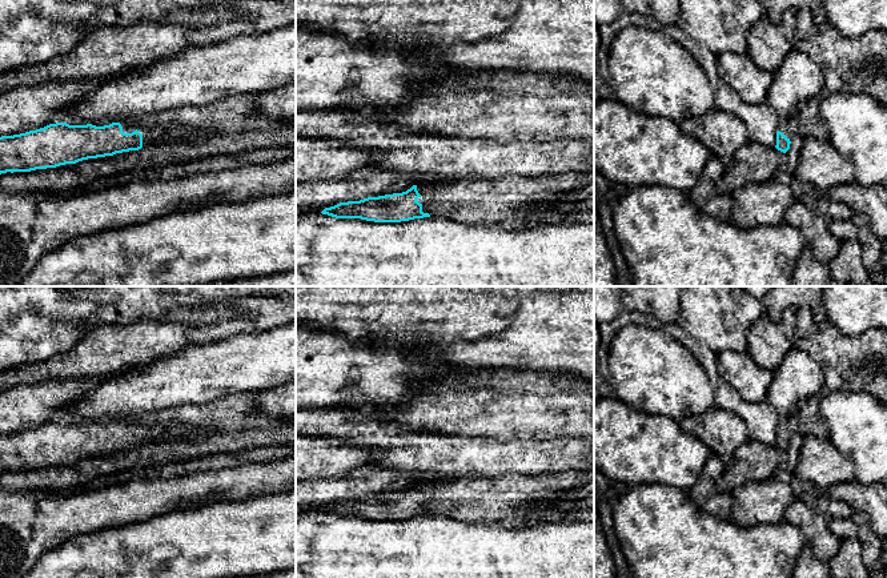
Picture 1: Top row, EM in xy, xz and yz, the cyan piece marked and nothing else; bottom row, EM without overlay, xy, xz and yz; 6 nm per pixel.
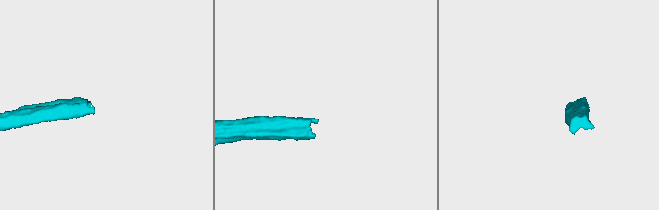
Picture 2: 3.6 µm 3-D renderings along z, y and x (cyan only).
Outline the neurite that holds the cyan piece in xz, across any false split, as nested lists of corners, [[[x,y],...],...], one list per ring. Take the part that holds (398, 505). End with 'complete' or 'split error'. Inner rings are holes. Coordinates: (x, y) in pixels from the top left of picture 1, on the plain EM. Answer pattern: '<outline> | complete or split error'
[[[567,470],[558,474],[479,474],[461,475],[447,473],[422,473],[424,477],[402,491],[368,495],[360,499],[340,501],[321,511],[336,517],[361,517],[374,521],[401,521],[424,515],[446,515],[461,522],[571,522],[594,521],[594,509],[562,511],[554,505],[561,494],[575,490],[594,481],[590,470]]] | split error

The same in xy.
[[[67,421],[49,422],[36,429],[0,435],[0,473],[7,470],[31,470],[36,467],[56,466],[65,462],[76,462],[88,457],[97,457],[129,449],[139,449],[144,443],[158,442],[166,438],[173,437],[165,437],[160,428],[140,428],[136,424],[129,424],[125,421],[112,421],[104,425],[96,425],[92,422],[69,424]]] | split error

